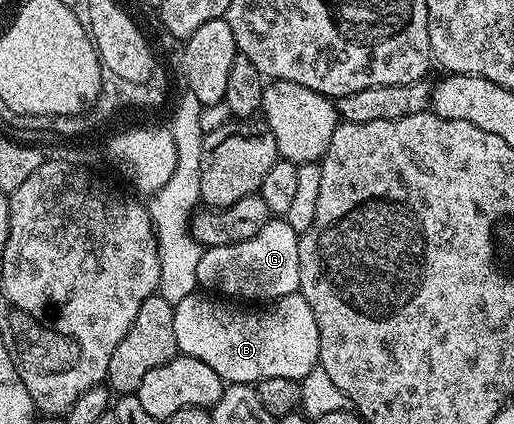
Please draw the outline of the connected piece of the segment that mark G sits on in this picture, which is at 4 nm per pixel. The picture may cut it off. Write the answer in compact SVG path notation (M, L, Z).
M272 218L245 242L207 248L197 265L198 287L243 302L274 302L283 296L294 296L299 292L301 278L299 237L287 219Z

